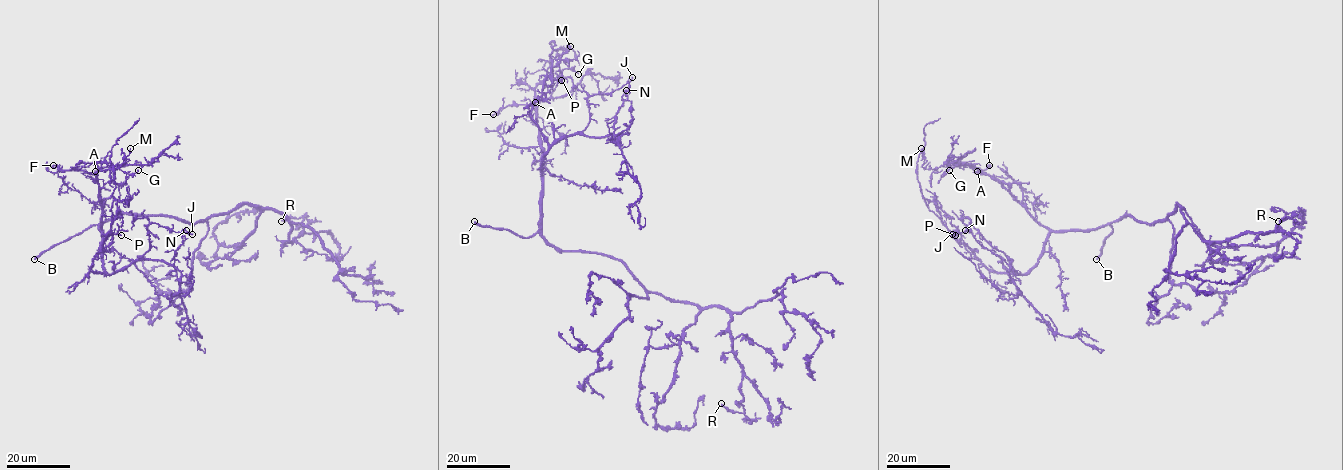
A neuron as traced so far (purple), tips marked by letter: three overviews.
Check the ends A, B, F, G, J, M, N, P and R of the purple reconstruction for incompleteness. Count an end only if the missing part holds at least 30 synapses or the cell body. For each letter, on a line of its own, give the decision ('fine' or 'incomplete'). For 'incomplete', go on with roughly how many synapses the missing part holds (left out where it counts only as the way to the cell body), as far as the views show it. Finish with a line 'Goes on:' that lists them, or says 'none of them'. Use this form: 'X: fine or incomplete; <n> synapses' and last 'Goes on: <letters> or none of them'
A: fine
B: incomplete
F: fine
G: fine
J: fine
M: fine
N: fine
P: fine
R: fine
Goes on: B

